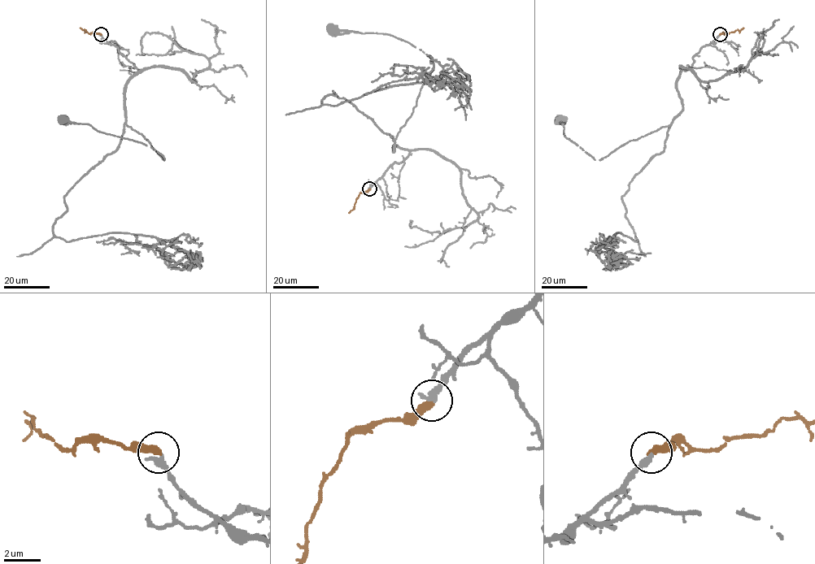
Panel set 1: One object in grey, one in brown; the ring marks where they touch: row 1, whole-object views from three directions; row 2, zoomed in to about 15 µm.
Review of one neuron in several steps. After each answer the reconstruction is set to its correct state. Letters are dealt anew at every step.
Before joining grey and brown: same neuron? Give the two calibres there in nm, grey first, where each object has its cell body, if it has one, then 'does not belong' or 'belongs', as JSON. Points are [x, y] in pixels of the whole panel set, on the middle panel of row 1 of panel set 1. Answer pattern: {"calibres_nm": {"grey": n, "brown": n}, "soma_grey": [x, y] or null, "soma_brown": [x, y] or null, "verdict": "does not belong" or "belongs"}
{"calibres_nm": {"grey": 360, "brown": 420}, "soma_grey": [332, 30], "soma_brown": null, "verdict": "belongs"}

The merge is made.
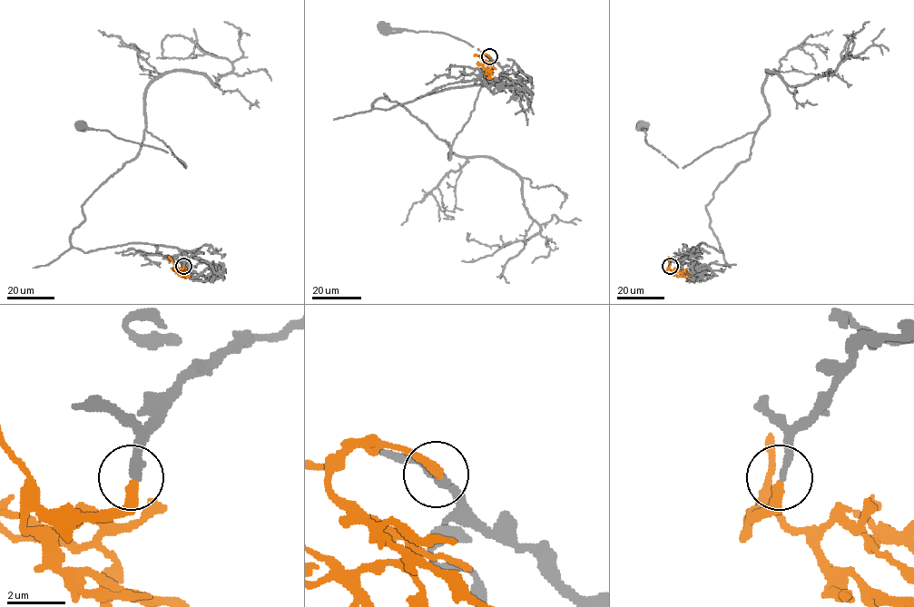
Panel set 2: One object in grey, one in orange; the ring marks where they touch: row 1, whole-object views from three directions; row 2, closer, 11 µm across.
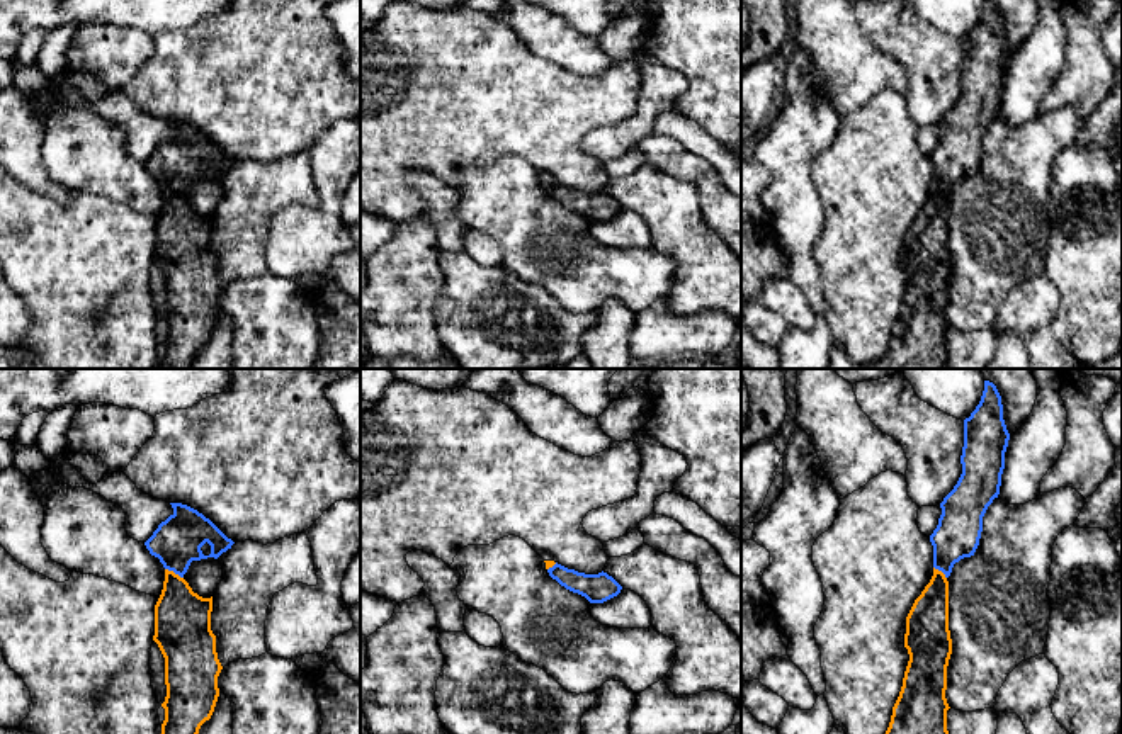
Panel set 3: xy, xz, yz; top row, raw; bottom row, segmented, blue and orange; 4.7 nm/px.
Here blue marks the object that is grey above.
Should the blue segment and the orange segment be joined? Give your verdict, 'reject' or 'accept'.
accept

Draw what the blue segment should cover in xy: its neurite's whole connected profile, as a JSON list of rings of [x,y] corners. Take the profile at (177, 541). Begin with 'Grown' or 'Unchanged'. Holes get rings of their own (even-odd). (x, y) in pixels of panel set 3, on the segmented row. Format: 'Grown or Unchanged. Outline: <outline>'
Grown. Outline: [[[170,505],[173,513],[144,542],[165,567],[153,635],[165,658],[162,734],[199,734],[214,712],[223,666],[211,630],[212,596],[194,593],[184,574],[192,561],[218,559],[235,542],[197,510]]]

